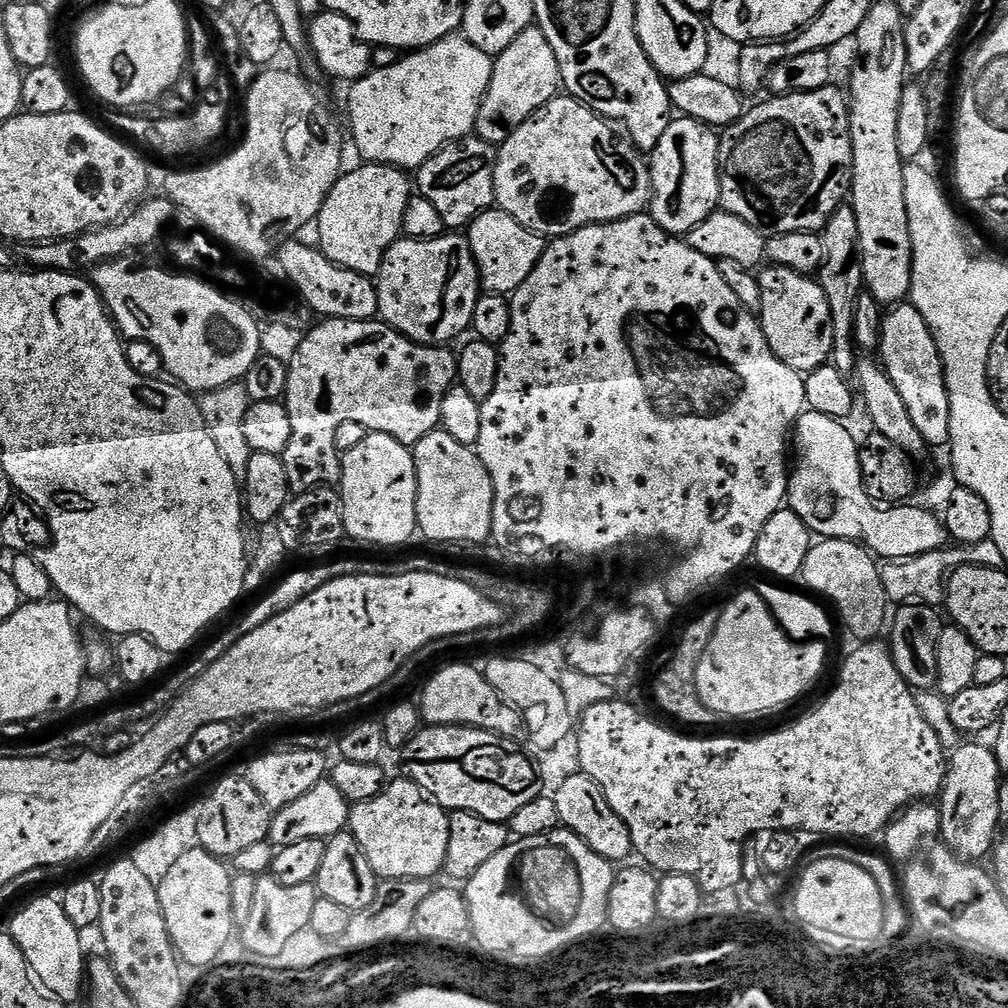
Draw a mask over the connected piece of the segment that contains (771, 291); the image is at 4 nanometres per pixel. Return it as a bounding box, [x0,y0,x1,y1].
[758,264,834,374]

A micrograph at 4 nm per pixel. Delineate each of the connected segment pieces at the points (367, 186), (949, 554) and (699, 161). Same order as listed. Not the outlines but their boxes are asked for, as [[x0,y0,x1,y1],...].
[[314,162,414,278],[880,538,1007,608],[648,116,719,236]]

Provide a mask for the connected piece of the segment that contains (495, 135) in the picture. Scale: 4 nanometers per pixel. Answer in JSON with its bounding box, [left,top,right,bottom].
[475,26,561,146]

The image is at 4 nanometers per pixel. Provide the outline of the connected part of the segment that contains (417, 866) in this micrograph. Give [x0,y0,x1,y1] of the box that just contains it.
[348,778,450,881]

